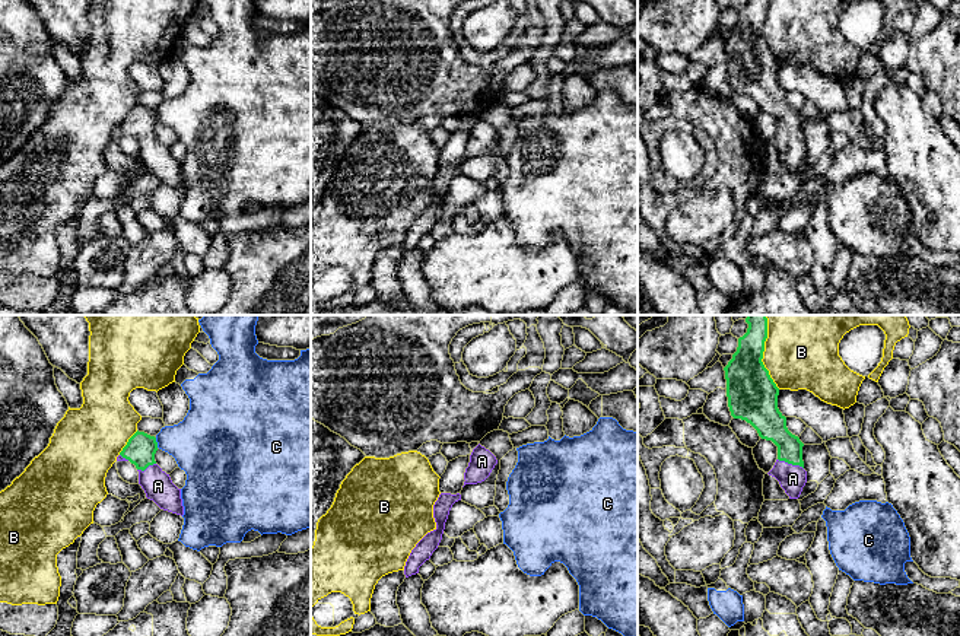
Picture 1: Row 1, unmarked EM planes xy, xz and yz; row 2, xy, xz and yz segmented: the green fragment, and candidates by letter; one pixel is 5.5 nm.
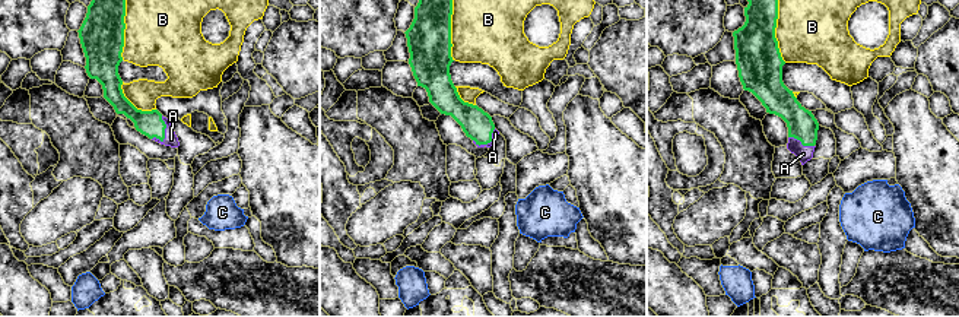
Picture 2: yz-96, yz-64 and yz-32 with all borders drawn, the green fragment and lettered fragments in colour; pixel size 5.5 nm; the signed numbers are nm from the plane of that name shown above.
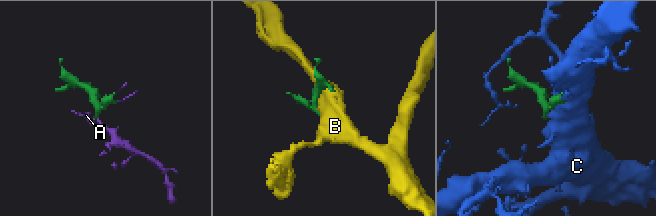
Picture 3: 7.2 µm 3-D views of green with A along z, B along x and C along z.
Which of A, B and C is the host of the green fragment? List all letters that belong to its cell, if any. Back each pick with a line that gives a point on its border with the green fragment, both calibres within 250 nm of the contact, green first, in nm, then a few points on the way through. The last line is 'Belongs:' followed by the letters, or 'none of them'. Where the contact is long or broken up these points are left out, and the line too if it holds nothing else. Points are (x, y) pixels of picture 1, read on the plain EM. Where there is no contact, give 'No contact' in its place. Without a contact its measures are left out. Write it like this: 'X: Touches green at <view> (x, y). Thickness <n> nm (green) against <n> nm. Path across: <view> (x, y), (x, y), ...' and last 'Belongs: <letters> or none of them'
A: Touches green at yz (791, 136). Thickness 170 nm (green) against 150 nm
Belongs: A

